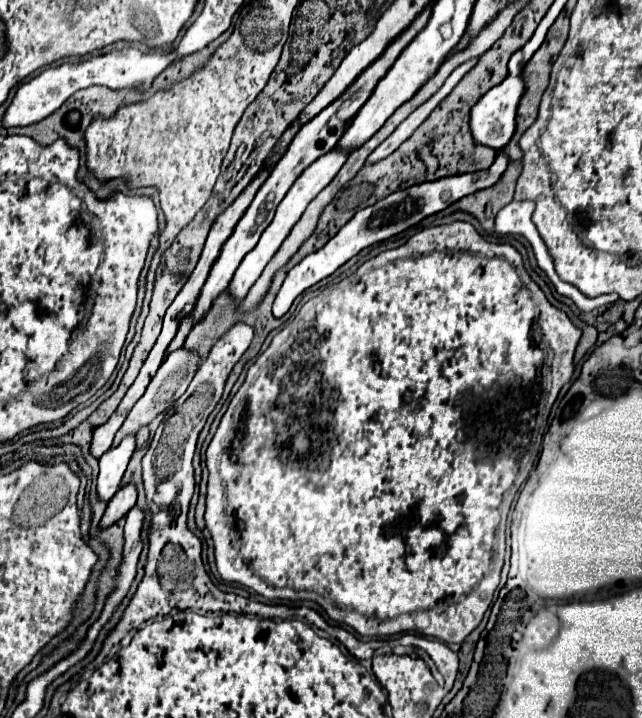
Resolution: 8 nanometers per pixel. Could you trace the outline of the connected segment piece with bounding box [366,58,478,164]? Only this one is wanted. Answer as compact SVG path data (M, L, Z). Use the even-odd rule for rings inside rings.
M472 58L472 60L468 60L468 62L464 62L462 66L458 66L448 78L446 78L446 82L444 82L444 86L430 98L430 100L426 100L420 108L416 108L370 156L368 156L368 160L366 160L366 164L372 164L372 162L378 162L378 160L382 160L382 158L386 158L388 154L392 154L404 140L408 140L408 136L412 136L412 132L430 116L430 112L454 90L454 86L462 80L462 76L468 72L468 70L472 70L474 66L476 66L476 62L478 62L478 58Z

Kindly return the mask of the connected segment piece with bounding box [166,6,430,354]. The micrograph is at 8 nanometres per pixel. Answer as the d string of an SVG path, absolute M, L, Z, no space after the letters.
M430 6L412 22L412 28L408 28L406 32L402 32L402 36L398 36L396 42L392 42L392 44L386 48L386 52L384 52L368 70L364 70L364 72L356 78L356 82L354 82L336 102L332 102L328 108L324 108L314 120L310 120L310 122L296 134L296 138L292 140L292 144L290 144L290 148L286 150L284 158L276 164L276 168L272 170L270 178L262 184L262 188L258 190L256 198L252 200L248 212L244 214L244 218L242 218L242 220L238 222L238 226L234 228L234 234L226 240L226 244L224 244L220 256L216 258L216 262L214 262L214 266L212 266L212 270L210 270L210 276L208 276L208 280L206 280L206 284L204 284L204 288L202 288L202 292L200 292L200 298L198 298L198 302L196 302L196 310L192 312L192 316L186 316L186 318L180 322L178 334L176 334L176 338L172 340L172 344L168 346L168 352L166 352L166 354L170 354L172 350L176 350L176 348L180 348L180 346L184 344L184 340L186 340L190 328L192 328L200 318L204 318L204 314L210 310L214 298L216 298L220 292L224 292L224 290L228 288L228 284L230 284L230 280L232 280L232 276L234 276L238 264L240 264L242 258L258 244L260 234L262 234L262 232L266 230L266 226L272 222L274 212L276 212L276 206L278 206L280 200L286 196L286 192L290 190L290 186L294 184L294 180L296 180L296 178L300 176L300 172L302 172L304 168L308 168L316 158L320 158L322 154L330 152L330 150L338 144L342 132L348 128L350 120L356 116L356 112L358 112L358 110L362 108L362 104L368 100L368 96L372 94L372 88L378 84L380 76L384 76L384 74L388 72L388 68L392 66L392 62L396 60L396 56L400 56L400 52L404 50L404 46L424 28L424 24L428 22L428 16L430 16Z

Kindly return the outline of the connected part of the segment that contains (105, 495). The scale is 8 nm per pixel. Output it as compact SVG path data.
M136 434L126 436L118 446L110 448L104 456L100 456L100 474L98 474L98 496L102 500L110 500L120 488L120 480L126 472L126 466L136 450Z

